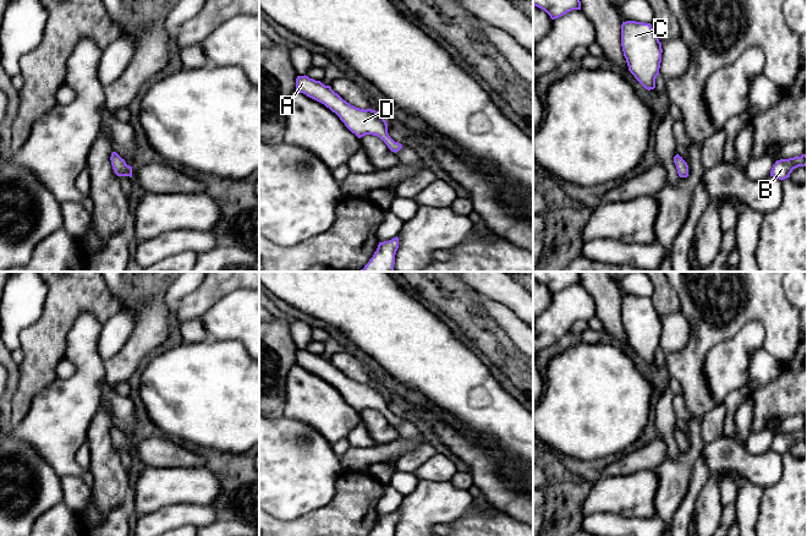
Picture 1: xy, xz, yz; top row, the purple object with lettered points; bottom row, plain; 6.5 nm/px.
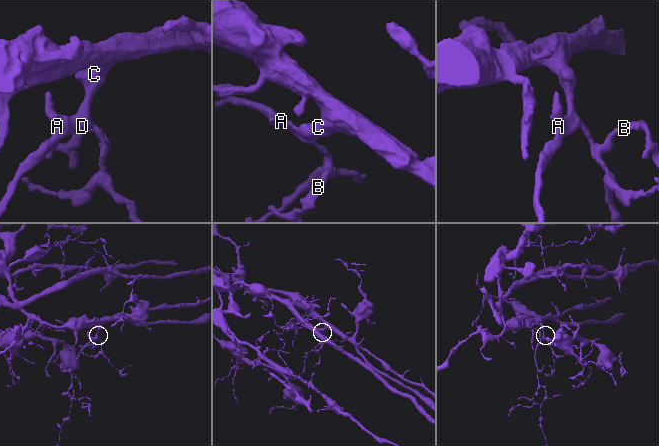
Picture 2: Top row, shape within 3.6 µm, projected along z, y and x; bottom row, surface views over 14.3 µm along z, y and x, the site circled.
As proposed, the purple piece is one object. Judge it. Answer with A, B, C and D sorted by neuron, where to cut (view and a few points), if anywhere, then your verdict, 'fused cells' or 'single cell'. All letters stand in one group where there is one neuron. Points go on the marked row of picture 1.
A B C D; no cut; single cell

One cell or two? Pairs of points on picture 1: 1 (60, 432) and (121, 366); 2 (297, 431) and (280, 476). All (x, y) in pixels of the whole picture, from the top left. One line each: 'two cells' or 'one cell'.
1: two cells
2: one cell

